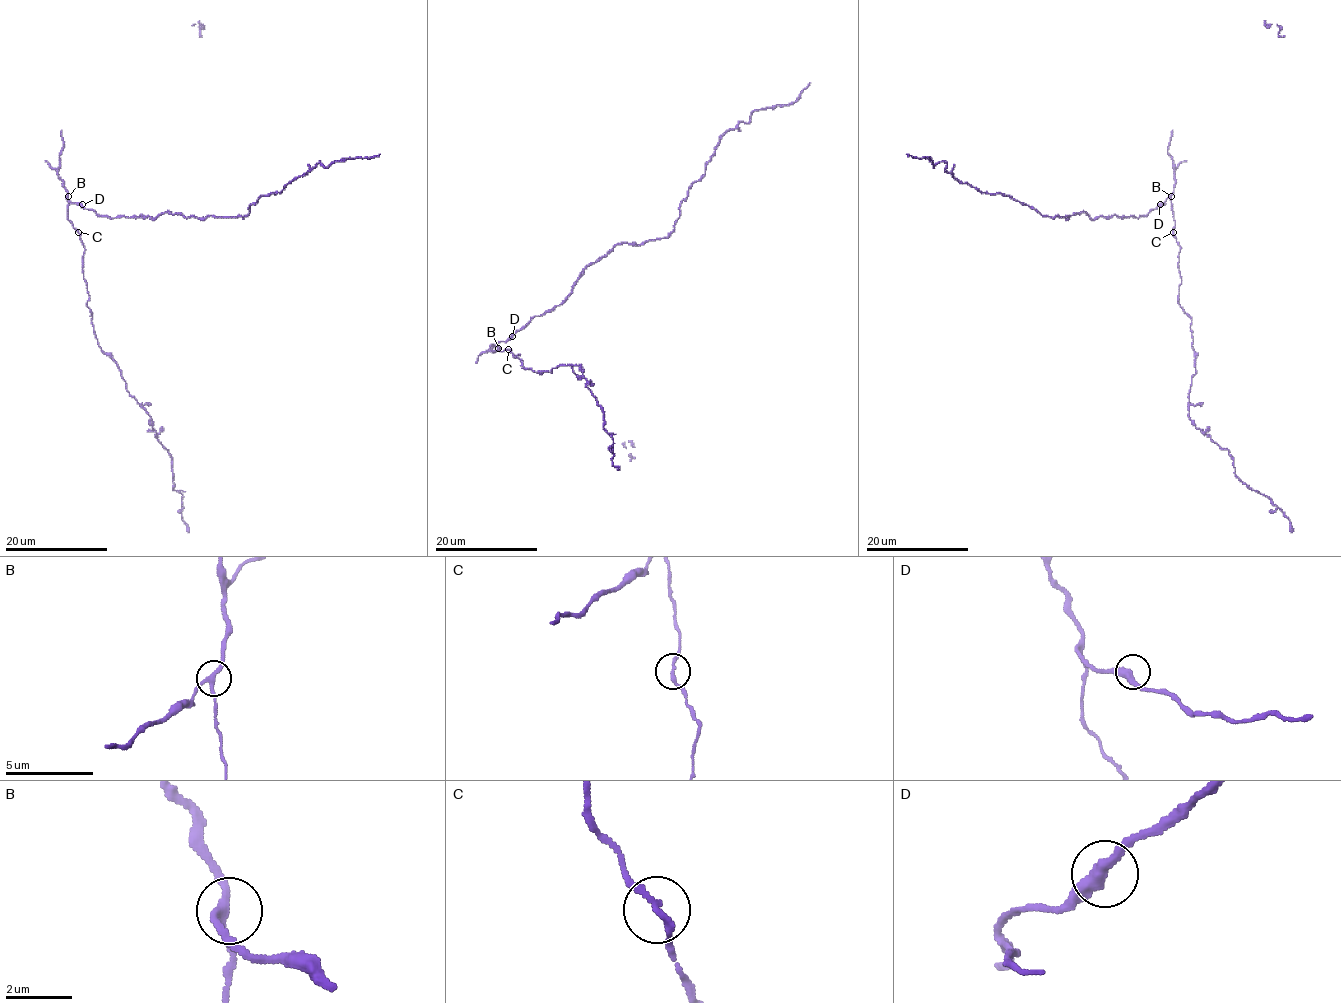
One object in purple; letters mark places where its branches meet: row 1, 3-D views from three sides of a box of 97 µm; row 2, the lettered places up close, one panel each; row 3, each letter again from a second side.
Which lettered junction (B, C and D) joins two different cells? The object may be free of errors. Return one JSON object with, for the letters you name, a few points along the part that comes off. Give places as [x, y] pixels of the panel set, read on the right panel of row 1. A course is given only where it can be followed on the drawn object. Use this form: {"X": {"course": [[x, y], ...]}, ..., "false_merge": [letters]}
{"false_merge": []}

